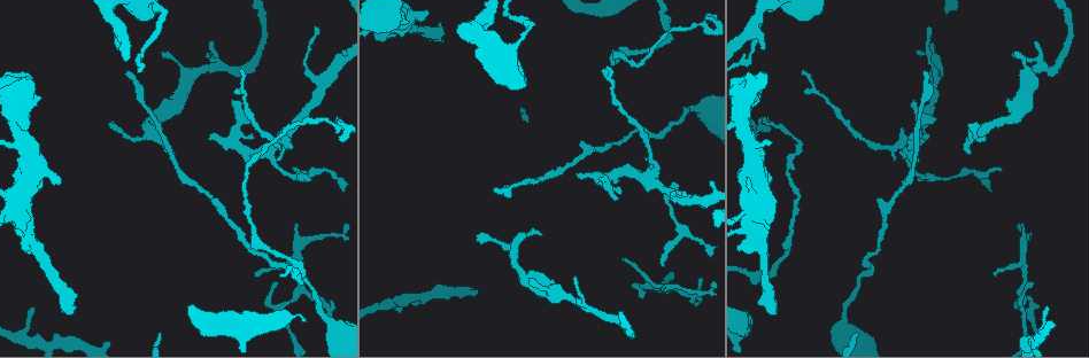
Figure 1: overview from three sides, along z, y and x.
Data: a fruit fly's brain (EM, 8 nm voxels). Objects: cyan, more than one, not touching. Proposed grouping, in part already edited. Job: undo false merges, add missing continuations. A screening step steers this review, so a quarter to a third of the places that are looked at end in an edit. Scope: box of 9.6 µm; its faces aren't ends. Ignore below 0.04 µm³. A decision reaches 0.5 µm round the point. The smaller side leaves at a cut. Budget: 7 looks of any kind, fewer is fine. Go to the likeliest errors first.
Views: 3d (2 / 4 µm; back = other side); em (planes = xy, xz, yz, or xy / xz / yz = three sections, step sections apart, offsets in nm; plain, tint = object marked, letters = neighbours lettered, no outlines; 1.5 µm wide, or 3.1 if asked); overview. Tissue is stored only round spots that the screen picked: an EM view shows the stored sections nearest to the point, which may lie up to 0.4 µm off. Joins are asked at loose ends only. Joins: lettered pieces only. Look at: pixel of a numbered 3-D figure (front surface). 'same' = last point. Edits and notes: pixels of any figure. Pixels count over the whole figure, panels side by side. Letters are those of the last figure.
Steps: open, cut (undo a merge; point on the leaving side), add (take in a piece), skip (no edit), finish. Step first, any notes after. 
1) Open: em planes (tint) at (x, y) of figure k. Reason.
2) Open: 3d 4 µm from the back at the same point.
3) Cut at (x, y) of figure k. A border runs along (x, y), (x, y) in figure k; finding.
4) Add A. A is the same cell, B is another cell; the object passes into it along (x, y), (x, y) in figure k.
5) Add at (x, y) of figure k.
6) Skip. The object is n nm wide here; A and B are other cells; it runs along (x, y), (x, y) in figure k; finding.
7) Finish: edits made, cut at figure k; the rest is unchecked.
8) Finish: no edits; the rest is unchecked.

Open: em planes (letters) at (295, 225) of figure 1. Branch stops here.

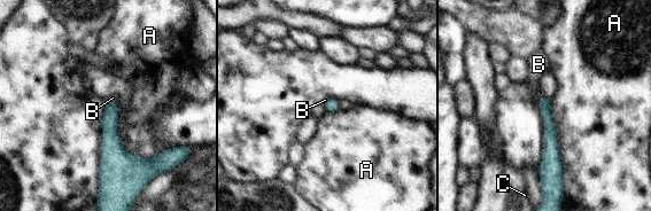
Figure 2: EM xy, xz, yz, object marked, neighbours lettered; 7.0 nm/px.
Add B. The longest contact is with A, 650 nm; B is the same cell, A and C are other cells; the object passes into it along (549, 125), (543, 100), (539, 65) in figure 2; the neuron continues.

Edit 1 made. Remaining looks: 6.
Open: 3d 4 µm at (773, 312) of figure 1. Branch stops here.

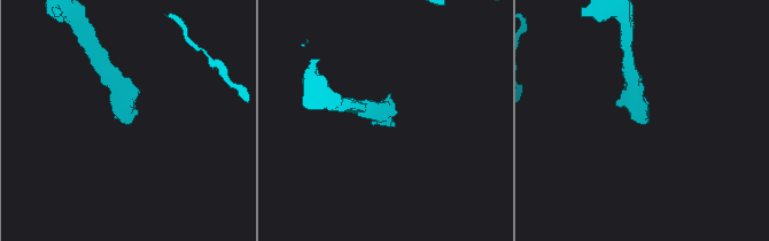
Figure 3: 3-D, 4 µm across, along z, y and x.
Open: em yz step 4 (letters) at (384, 123) of figure 3.

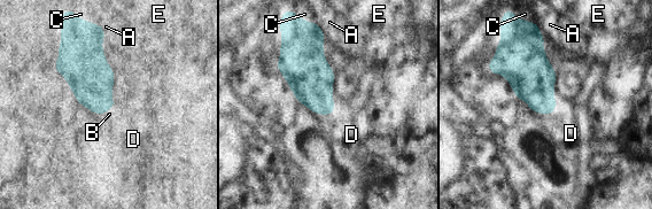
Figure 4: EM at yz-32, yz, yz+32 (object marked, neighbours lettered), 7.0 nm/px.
Open: em planes (letters) at the same point. Cut it another way.

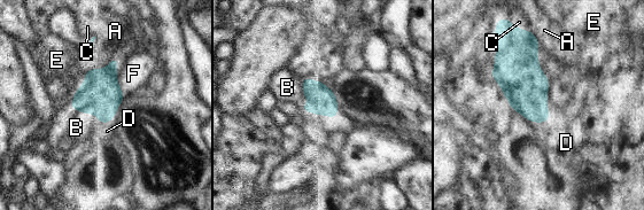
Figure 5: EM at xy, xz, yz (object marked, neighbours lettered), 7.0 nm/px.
Add D. D is the same cell, A, B, C, E and F are other cells; the object passes into it along (526, 91), (544, 121), (566, 142) in figure 5; the neuron continues.

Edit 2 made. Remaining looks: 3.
Open: 3d 4 µm at (696, 304) of figure 1.

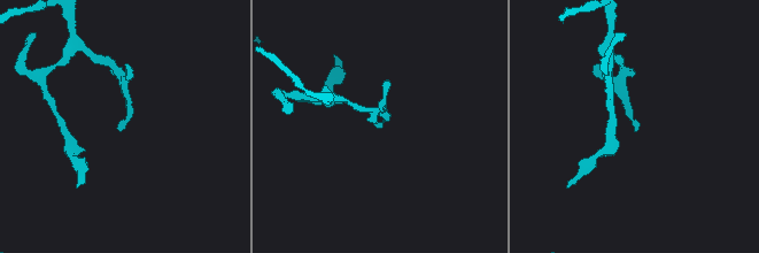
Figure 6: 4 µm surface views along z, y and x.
Open: em planes (letters) at (380, 126) of figure 6.

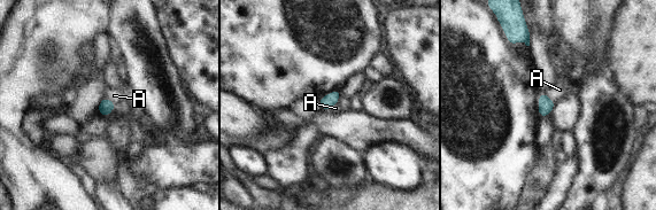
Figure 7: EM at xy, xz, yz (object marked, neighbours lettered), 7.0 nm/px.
Skip. The longest contact is with A, 100 nm; A is another cell; a border runs along (103, 96), (115, 103) in figure 7; no lettered piece goes on from it.

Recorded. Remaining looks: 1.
Finish: edits made, add at figure 2, add at figure 5; the rest is unchecked.

